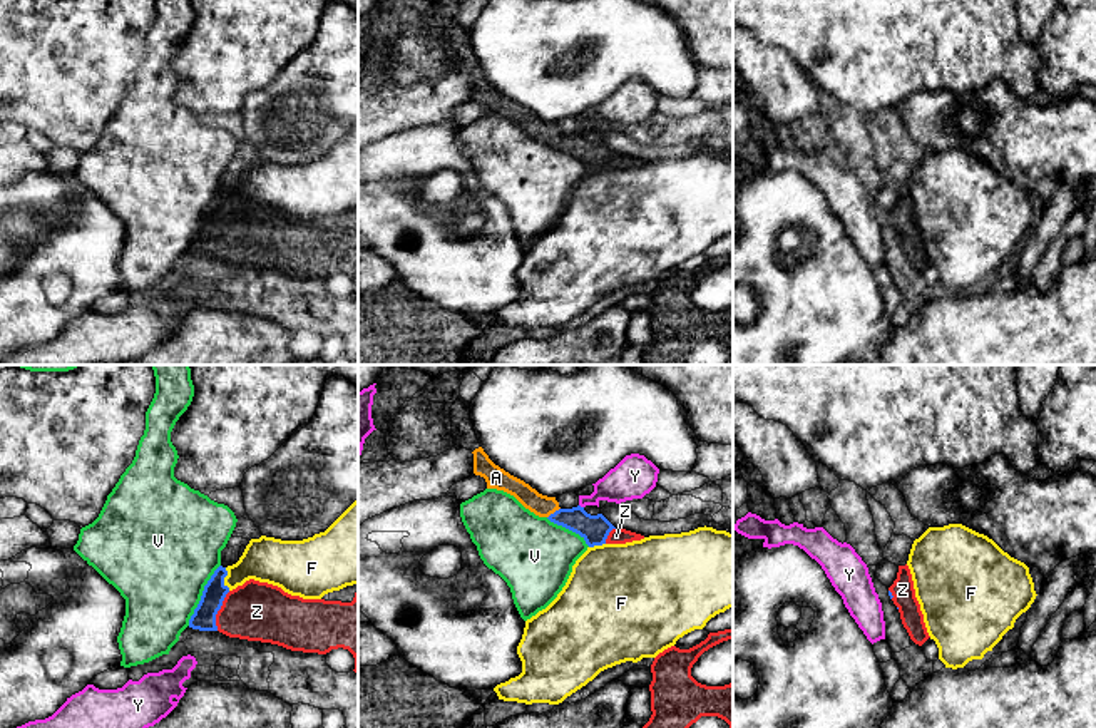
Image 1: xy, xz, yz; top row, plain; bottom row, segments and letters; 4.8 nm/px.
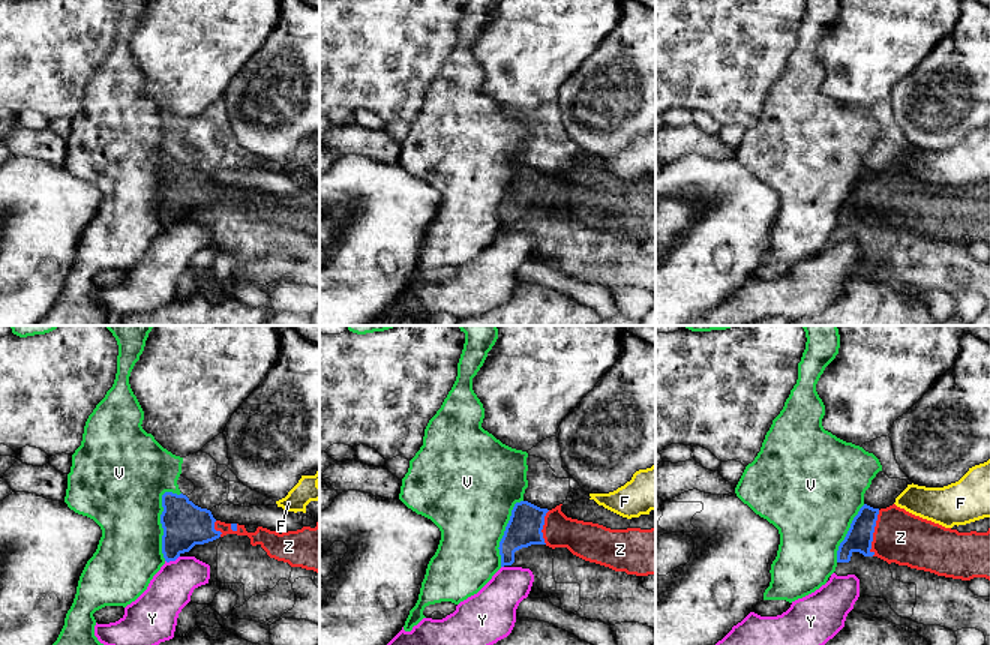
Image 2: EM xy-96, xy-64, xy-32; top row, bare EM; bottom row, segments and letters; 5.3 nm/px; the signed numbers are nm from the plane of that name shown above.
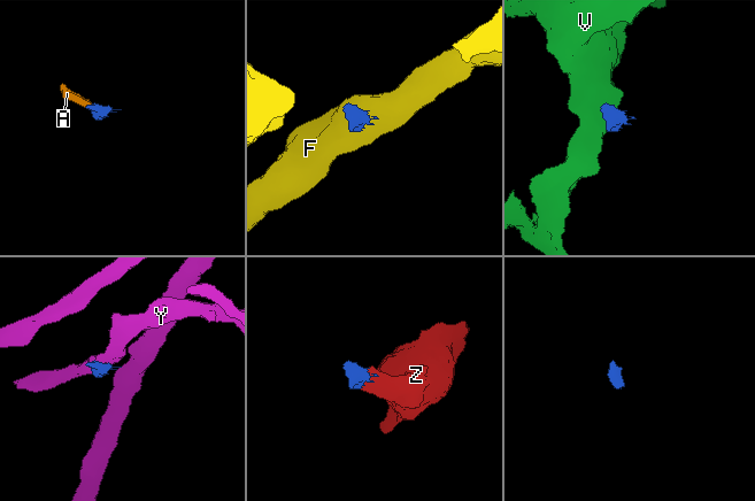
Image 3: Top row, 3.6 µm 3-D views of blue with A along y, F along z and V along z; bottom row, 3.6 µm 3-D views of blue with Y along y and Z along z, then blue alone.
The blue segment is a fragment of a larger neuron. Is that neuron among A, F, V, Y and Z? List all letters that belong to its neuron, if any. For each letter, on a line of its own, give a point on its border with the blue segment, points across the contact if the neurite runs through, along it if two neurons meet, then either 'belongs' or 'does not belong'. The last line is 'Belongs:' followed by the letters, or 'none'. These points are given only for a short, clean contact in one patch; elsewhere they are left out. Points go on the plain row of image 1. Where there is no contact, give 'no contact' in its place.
A: contact xz (554, 138); way xz (594, 154), (554, 138), (542, 131); belongs
F: contact xy (223, 205); border xy (225, 193), (225, 210), (230, 215); does not belong
V: contact xy (203, 220); border xy (220, 189), (204, 211), (188, 250); does not belong
Y: contact xz (579, 131); border xz (579, 129), (583, 133); does not belong
Z: contact xy (218, 235); way xy (215, 216), (218, 235), (256, 236); belongs
Belongs: A, Z

